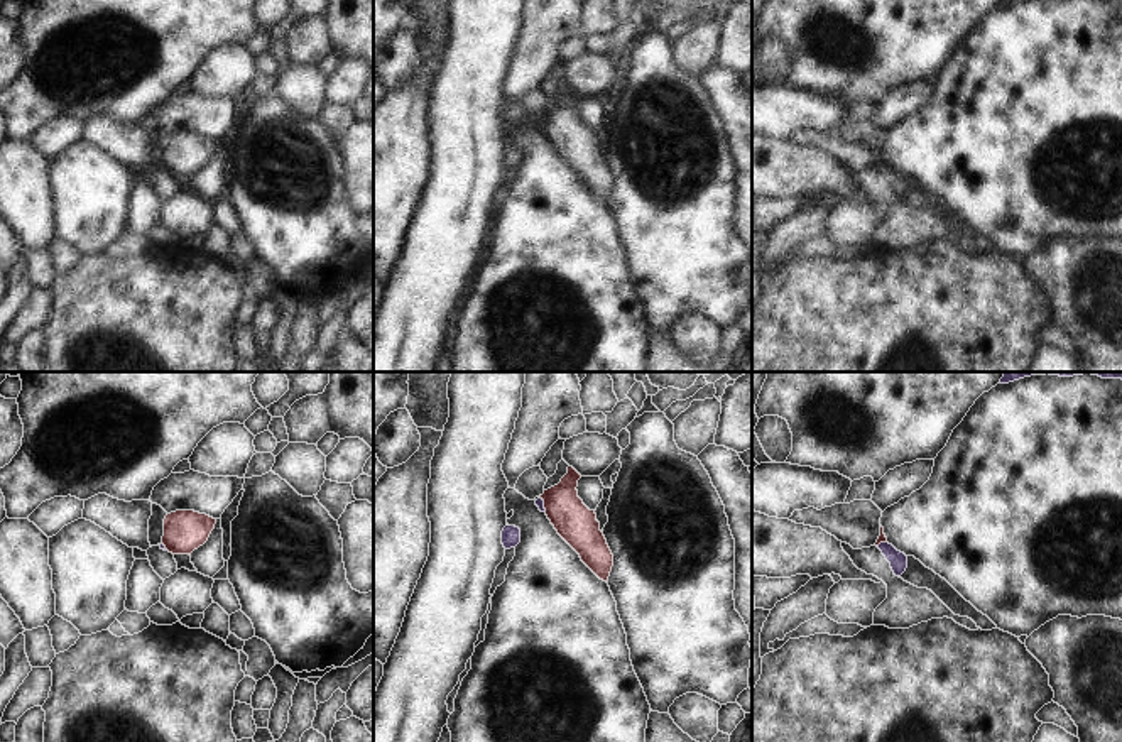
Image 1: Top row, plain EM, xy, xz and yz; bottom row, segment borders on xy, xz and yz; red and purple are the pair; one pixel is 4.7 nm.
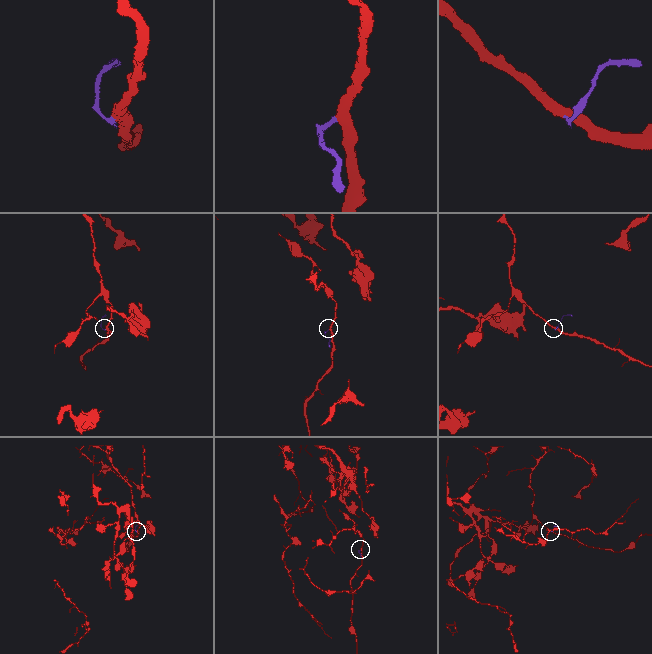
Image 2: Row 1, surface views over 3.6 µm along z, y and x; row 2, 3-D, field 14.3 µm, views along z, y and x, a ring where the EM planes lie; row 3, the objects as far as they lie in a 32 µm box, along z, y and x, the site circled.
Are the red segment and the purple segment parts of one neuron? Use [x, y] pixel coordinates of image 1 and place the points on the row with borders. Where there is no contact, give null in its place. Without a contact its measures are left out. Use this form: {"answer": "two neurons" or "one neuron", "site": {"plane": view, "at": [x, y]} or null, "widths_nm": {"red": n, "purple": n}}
{"answer": "two neurons", "site": {"plane": "xz", "at": [544, 504]}, "widths_nm": {"red": 190, "purple": 50}}

